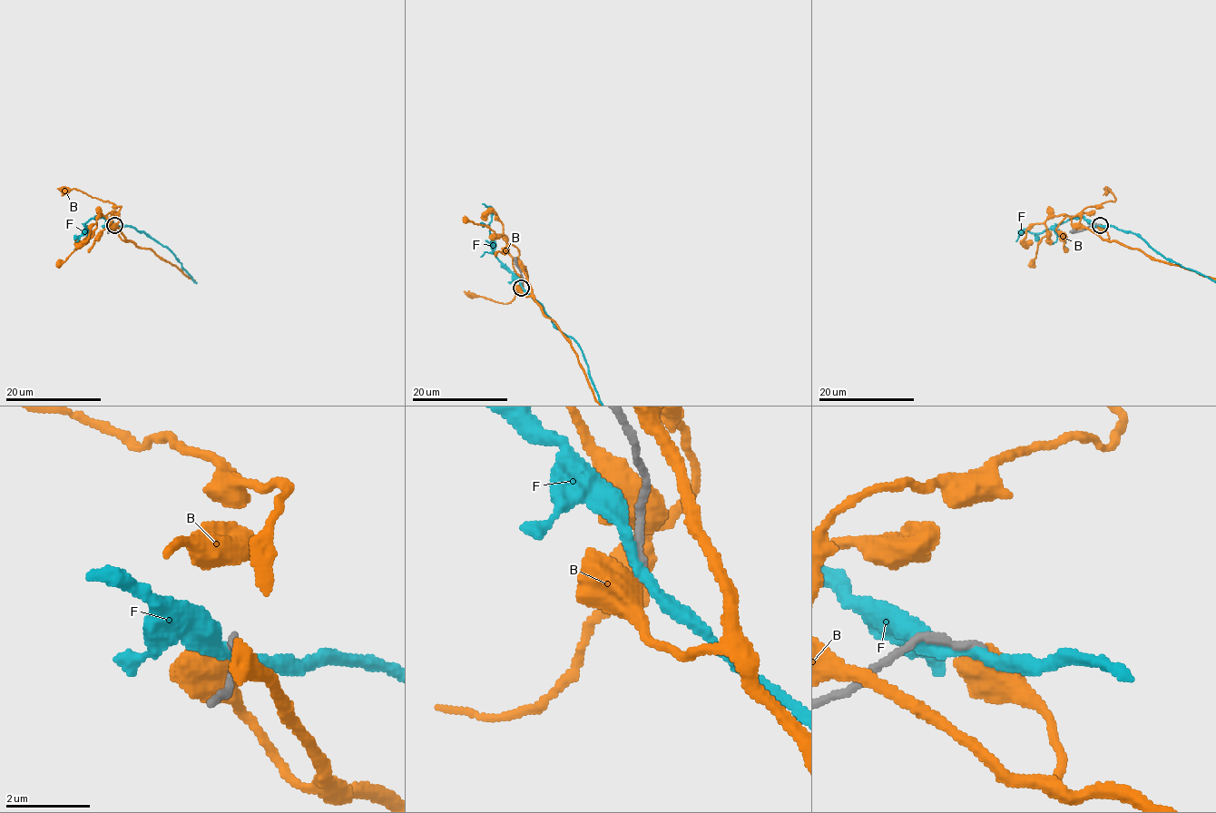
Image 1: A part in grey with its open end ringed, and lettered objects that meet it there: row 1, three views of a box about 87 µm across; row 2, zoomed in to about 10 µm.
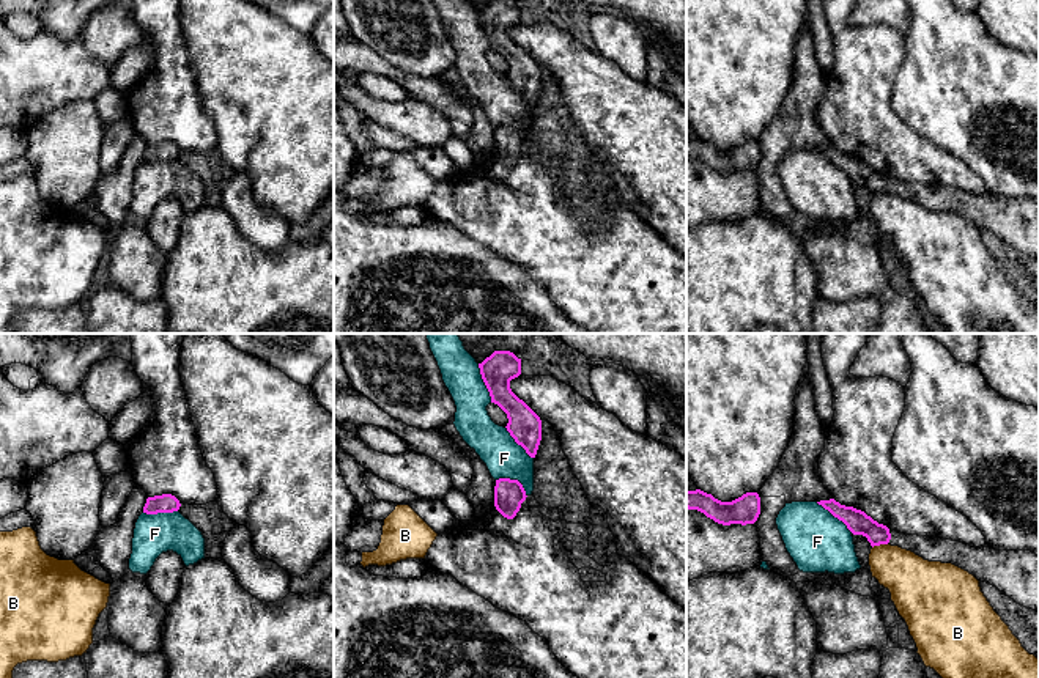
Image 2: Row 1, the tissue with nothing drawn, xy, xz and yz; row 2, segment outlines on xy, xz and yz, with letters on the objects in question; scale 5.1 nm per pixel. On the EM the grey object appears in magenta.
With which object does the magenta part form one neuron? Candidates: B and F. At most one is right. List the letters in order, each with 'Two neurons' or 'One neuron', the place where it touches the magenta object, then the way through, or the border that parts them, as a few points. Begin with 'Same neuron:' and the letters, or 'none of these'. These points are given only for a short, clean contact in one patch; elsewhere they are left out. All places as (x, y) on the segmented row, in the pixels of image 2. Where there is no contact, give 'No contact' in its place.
Same neuron: none of these
B: Two neurons. Touches magenta at yz (879, 545). Boundary: yz (887, 543), (872, 548)
F: Two neurons. Touches magenta at xz (484, 381)

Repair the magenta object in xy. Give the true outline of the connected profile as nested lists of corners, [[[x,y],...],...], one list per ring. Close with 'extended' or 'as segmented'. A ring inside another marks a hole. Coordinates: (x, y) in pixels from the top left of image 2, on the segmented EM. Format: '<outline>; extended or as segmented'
[[[162,494],[148,497],[143,507],[143,513],[157,514],[157,513],[173,513],[181,507],[179,500],[172,494]]]; as segmented

